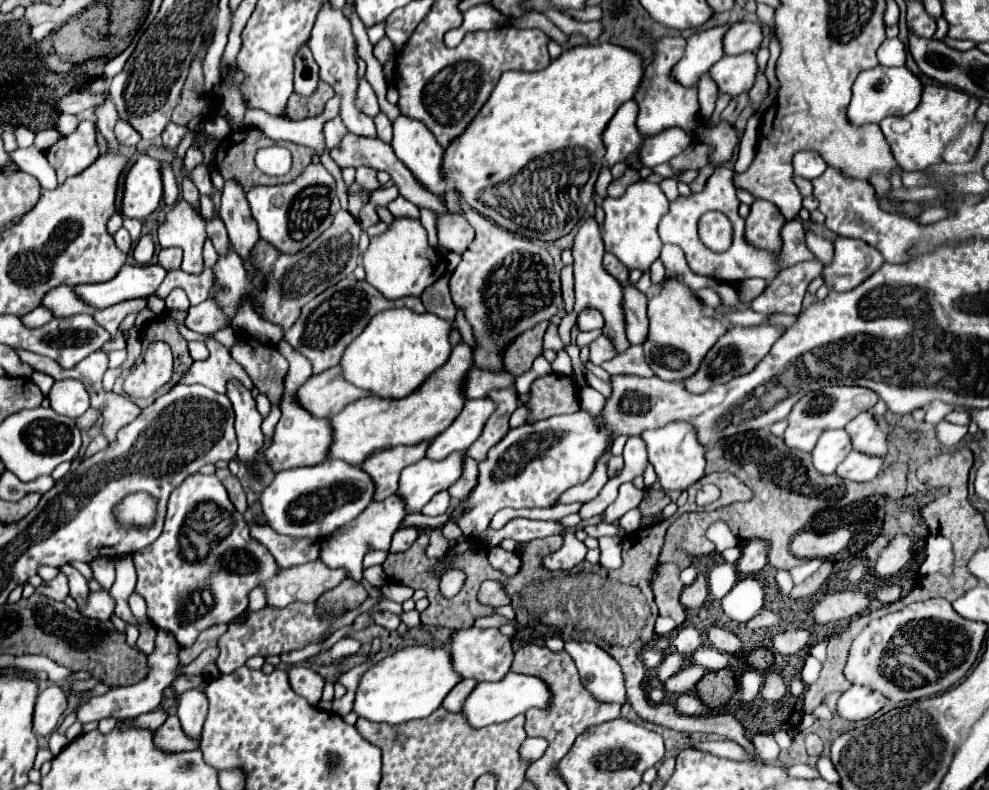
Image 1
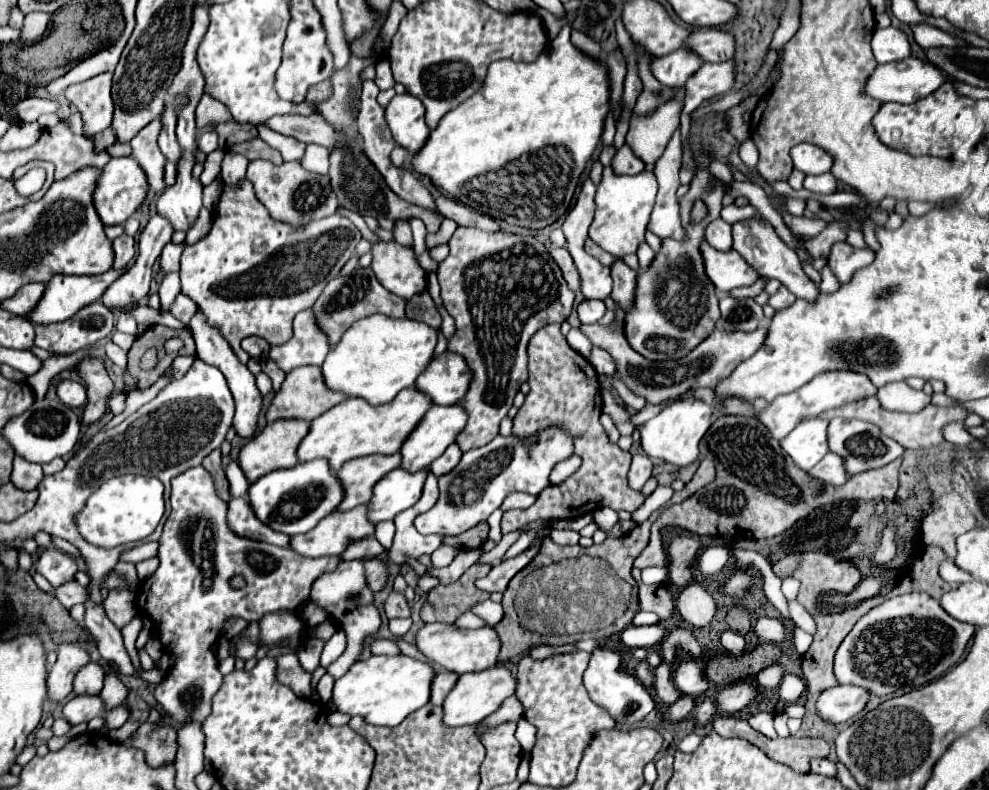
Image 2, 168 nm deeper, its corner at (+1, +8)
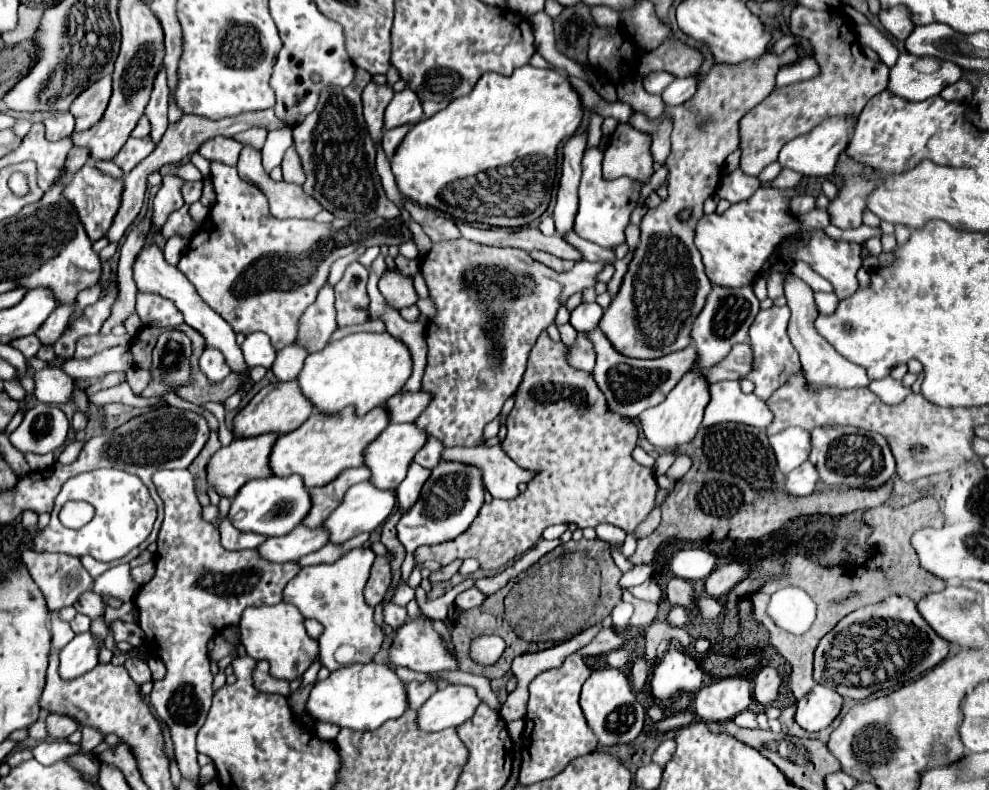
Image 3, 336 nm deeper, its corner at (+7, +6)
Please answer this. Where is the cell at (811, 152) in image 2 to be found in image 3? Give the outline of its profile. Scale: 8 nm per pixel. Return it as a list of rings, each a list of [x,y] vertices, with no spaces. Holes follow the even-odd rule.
[[[832,116],[824,122],[820,122],[820,126],[816,126],[810,134],[798,136],[794,140],[790,140],[778,156],[778,162],[782,168],[792,168],[796,172],[800,172],[802,176],[828,176],[834,172],[840,154],[846,150],[852,132],[856,126],[856,118],[850,116]]]

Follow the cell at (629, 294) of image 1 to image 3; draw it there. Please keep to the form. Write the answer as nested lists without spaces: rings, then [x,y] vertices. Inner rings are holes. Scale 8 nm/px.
[[[568,232],[562,238],[582,254],[582,260],[588,260],[588,262],[614,262],[616,260],[612,250],[604,250],[604,248],[600,248],[600,246],[596,246],[596,244],[584,240],[584,238],[580,238],[574,232]]]

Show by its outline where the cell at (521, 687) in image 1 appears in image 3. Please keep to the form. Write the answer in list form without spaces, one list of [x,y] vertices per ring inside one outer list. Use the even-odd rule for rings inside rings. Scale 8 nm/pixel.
[[[446,684],[438,688],[424,702],[424,706],[420,706],[420,710],[416,710],[416,726],[420,726],[420,730],[426,732],[456,728],[474,714],[478,704],[480,698],[476,696],[474,688]]]

